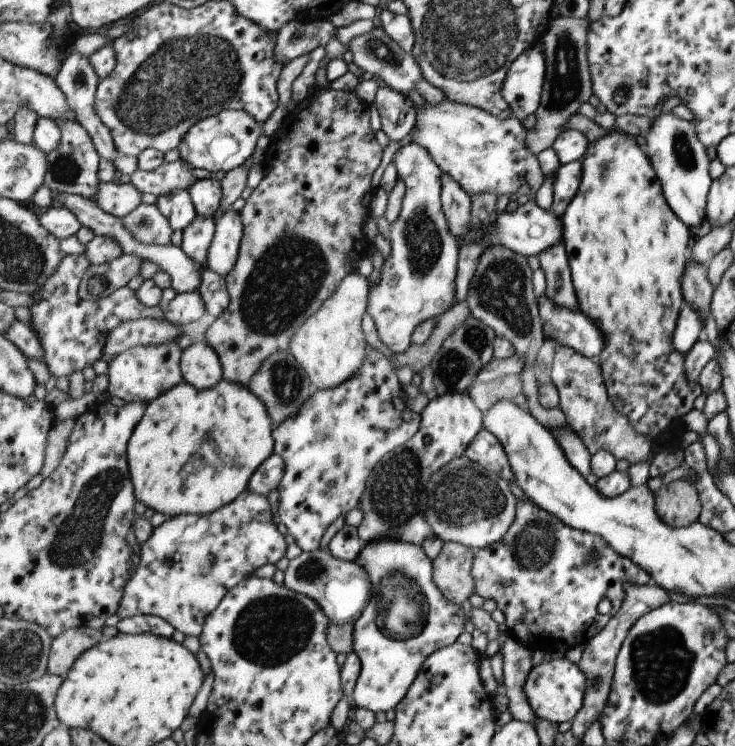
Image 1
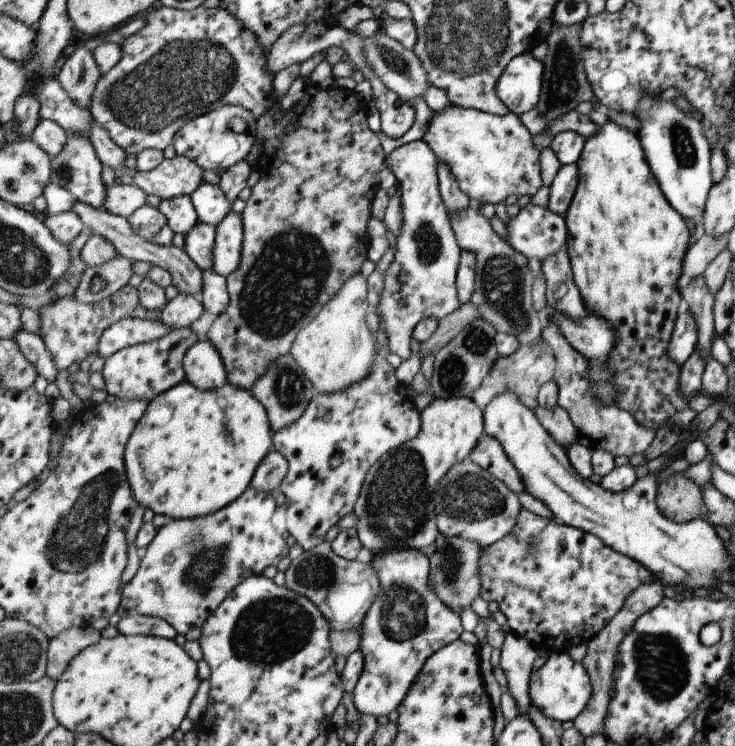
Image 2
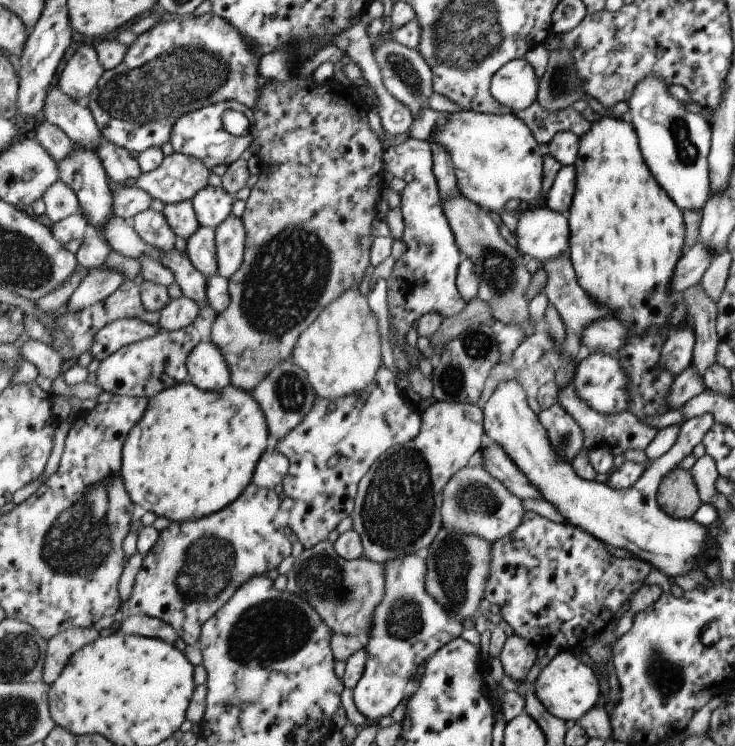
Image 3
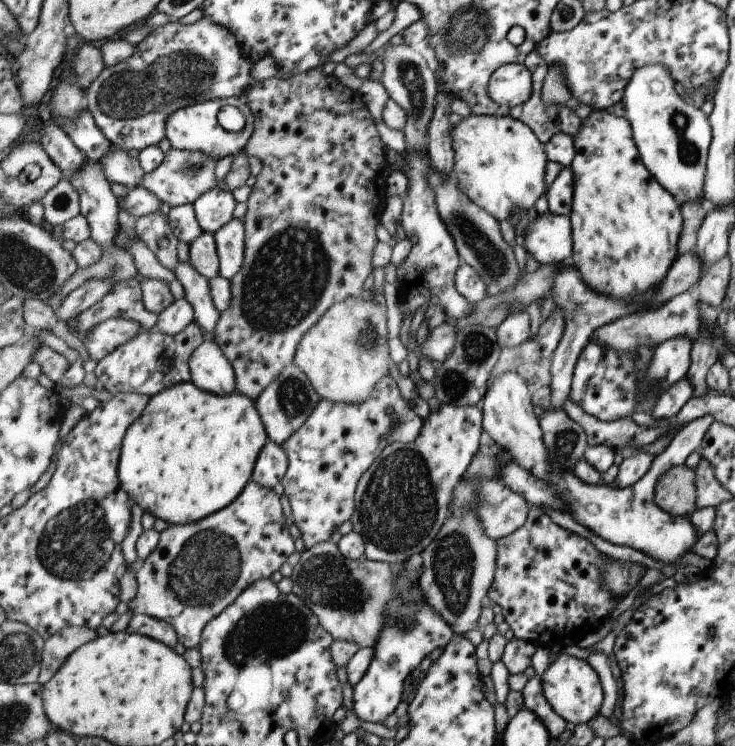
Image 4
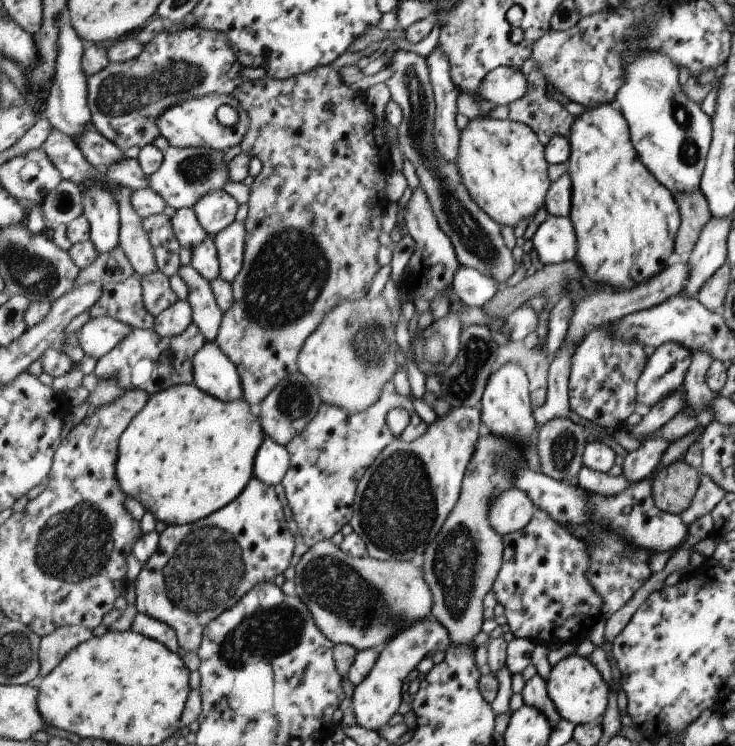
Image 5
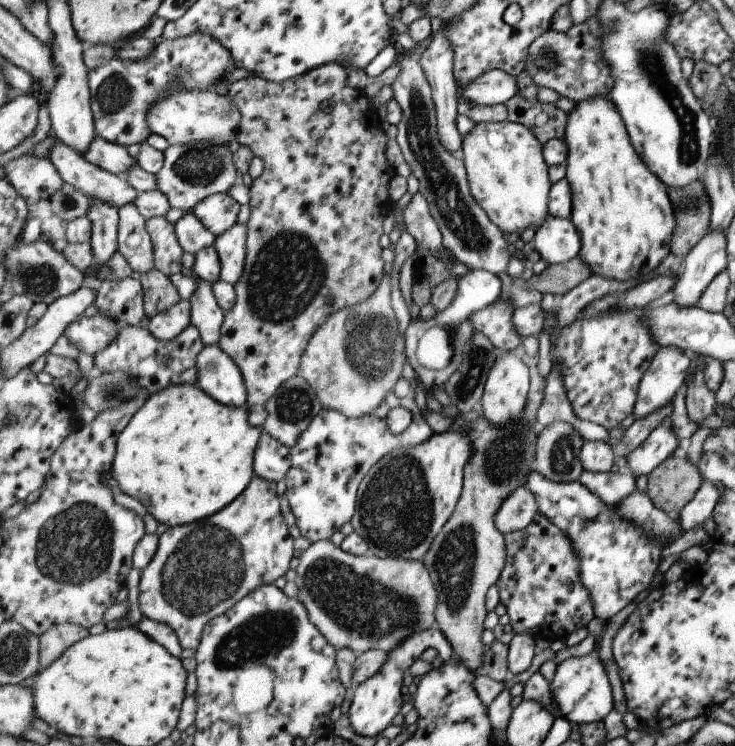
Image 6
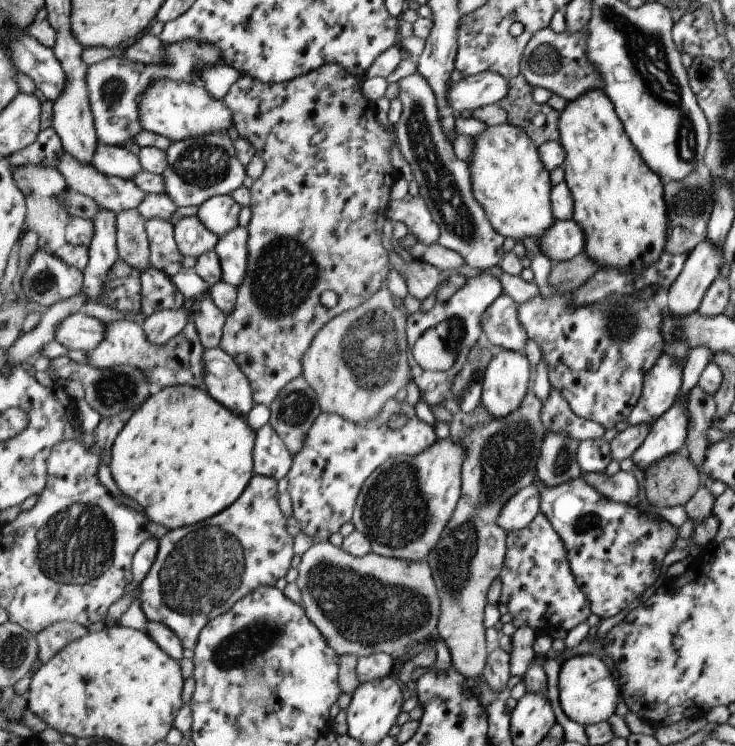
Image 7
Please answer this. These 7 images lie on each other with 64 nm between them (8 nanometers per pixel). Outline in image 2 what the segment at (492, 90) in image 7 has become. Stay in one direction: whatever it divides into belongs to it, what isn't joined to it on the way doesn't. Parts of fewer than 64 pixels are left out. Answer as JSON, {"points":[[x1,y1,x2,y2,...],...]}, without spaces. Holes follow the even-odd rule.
{"points":[[533,52,520,54,509,63,497,84,497,94,511,113,521,116,538,107,544,74,545,64,537,60]]}

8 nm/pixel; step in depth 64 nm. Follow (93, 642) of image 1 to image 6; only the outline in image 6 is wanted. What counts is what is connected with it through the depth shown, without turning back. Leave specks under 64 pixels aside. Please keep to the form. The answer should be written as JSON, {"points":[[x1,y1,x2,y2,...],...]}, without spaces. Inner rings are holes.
{"points":[[63,623,40,635,42,670,51,668,74,644,91,636,90,629,75,623]]}

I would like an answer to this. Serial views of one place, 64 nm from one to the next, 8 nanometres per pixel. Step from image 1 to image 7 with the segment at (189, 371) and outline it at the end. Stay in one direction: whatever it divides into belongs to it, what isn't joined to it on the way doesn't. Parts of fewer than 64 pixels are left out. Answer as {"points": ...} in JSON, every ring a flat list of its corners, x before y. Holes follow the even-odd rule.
{"points":[[221,347,207,348,203,364,205,365,203,389,233,412,246,417,253,410,256,400,252,384,249,384,244,369]]}

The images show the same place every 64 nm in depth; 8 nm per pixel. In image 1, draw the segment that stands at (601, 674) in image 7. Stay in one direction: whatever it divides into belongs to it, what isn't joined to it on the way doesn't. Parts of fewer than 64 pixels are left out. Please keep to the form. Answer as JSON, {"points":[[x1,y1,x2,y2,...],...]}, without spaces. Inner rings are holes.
{"points":[[566,657,545,660,531,670,525,684,525,692,527,692,527,700,538,717,555,724,572,722,585,702,587,676,583,674,583,670,577,666,577,663,567,660]]}

